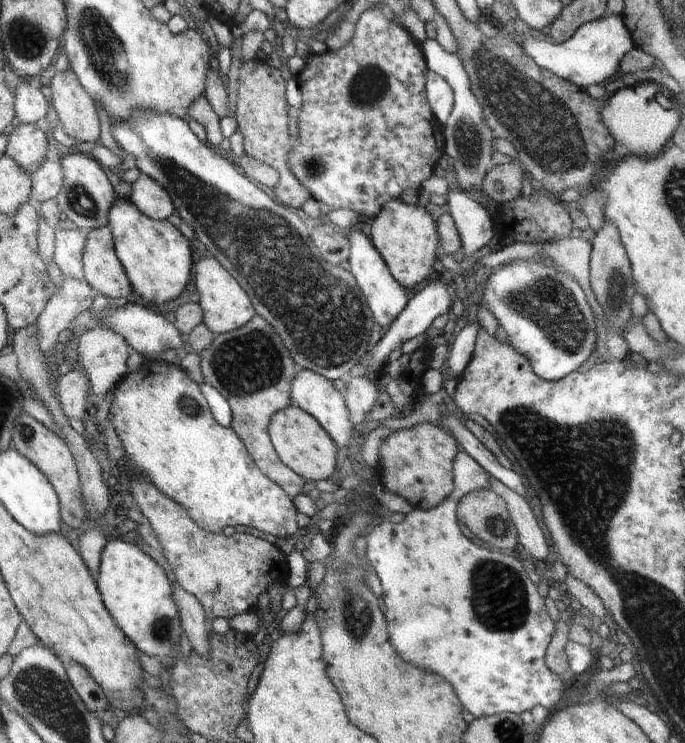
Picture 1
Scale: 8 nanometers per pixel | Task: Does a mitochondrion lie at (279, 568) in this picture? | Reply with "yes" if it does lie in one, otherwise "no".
no

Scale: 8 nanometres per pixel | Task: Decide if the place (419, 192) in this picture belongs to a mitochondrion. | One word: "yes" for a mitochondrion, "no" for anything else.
no

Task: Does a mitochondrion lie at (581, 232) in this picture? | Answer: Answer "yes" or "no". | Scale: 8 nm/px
no

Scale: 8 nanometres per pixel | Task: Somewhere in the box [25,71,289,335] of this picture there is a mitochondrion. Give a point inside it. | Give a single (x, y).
(78, 199)

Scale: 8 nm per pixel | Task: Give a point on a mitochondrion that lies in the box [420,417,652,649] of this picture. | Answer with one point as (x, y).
(501, 602)

